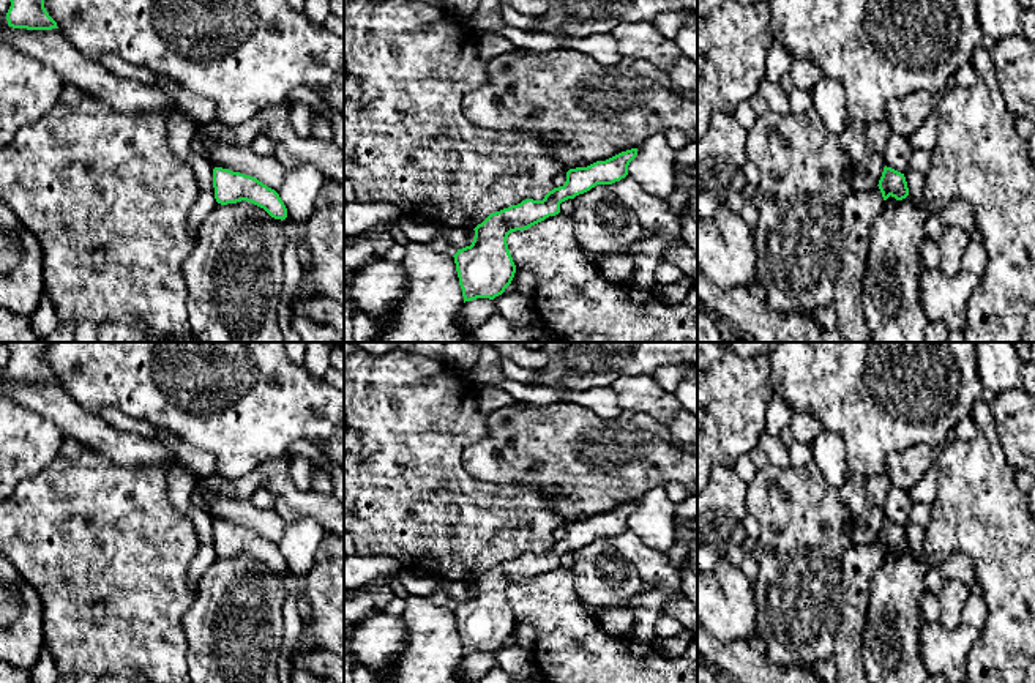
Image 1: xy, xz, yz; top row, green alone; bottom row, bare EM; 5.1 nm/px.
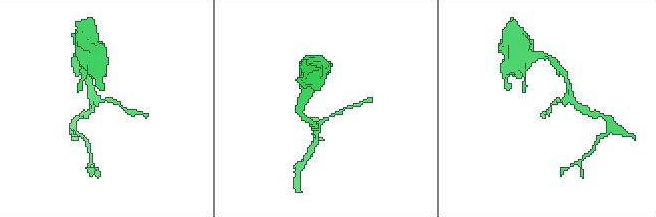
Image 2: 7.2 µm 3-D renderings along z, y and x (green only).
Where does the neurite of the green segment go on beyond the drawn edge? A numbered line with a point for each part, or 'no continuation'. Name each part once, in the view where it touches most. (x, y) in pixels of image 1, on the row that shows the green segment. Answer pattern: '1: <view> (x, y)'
no continuation

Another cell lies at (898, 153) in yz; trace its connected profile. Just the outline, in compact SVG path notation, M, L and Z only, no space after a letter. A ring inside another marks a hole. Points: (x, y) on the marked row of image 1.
M891 132L884 150L885 166L901 174L907 172L912 162L914 148L907 137Z

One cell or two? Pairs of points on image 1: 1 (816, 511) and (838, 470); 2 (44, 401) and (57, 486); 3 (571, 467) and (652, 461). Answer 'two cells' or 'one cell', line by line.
1: two cells
2: two cells
3: one cell

